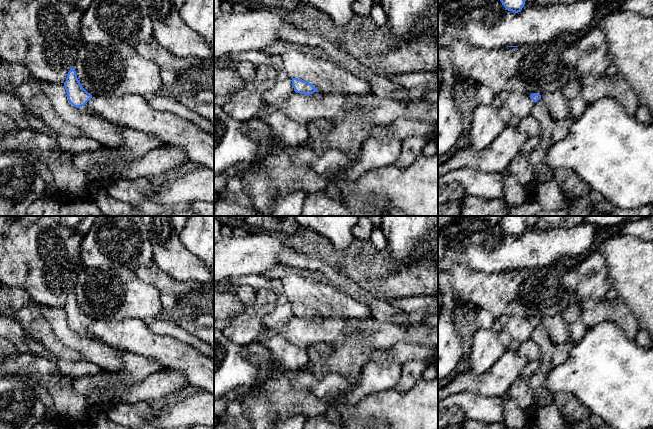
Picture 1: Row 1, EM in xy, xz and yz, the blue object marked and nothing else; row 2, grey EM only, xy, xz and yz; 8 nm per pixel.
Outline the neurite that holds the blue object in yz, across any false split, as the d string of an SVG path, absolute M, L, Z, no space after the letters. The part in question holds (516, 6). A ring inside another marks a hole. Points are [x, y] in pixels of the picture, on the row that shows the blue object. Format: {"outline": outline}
{"outline": "M500 0L502 5L508 10L518 13L525 5L525 0Z"}

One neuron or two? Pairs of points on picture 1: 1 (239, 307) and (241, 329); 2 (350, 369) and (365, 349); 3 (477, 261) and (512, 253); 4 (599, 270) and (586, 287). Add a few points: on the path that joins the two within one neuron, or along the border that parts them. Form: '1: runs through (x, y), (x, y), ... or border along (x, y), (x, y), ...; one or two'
1: border along (246, 307), (231, 317); two
2: runs through (351, 364), (360, 354); one
3: runs through (486, 258), (496, 253), (503, 253); one
4: runs through (595, 274), (590, 283); one

